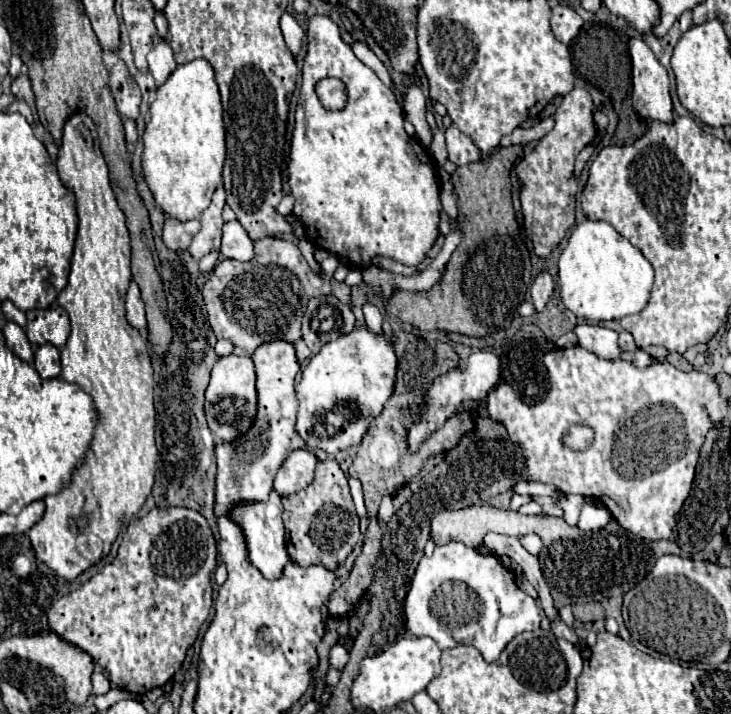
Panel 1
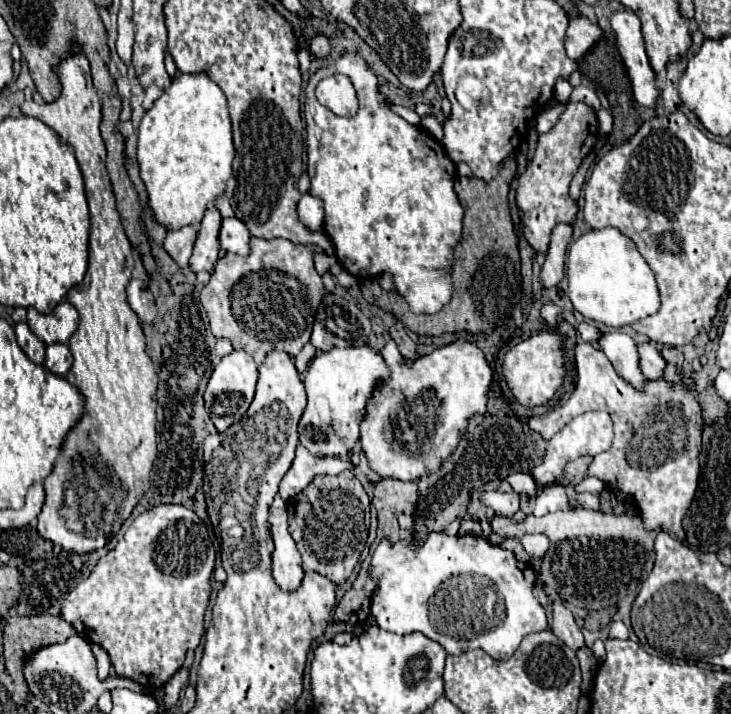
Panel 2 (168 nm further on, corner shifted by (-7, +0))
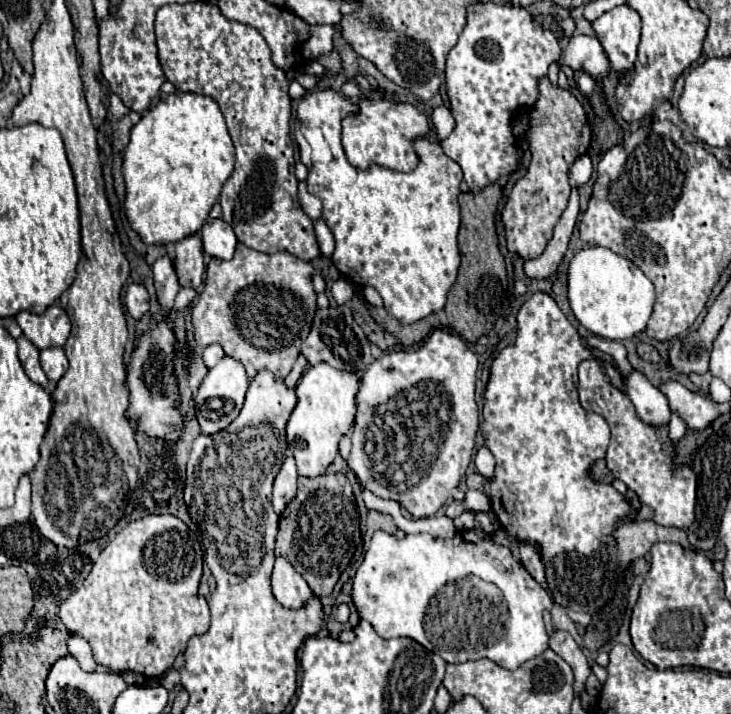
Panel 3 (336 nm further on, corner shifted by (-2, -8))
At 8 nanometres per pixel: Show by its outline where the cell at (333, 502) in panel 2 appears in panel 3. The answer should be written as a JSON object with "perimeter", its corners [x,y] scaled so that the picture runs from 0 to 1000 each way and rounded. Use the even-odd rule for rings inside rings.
{"perimeter":[[[440,664],[432,669],[408,669],[408,692],[383,720],[378,779],[389,779],[421,815],[432,835],[451,835],[465,804],[479,790],[487,765],[495,759],[492,723],[484,689],[471,664]]]}

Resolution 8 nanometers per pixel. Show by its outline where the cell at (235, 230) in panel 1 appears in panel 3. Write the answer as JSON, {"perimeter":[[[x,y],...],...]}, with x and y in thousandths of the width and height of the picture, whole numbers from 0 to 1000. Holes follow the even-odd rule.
{"perimeter":[[[290,308],[287,314],[276,317],[274,328],[276,328],[282,356],[301,361],[301,364],[320,361],[326,336],[323,336],[323,328],[315,314],[309,314],[306,308]]]}

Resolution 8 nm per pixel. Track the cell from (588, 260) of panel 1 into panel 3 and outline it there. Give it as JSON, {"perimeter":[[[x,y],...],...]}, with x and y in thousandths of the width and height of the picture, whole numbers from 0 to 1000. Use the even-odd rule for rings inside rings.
{"perimeter":[[[804,345],[788,353],[777,373],[777,420],[788,448],[813,471],[856,476],[876,468],[895,434],[895,401],[881,381],[859,361],[824,345]]]}

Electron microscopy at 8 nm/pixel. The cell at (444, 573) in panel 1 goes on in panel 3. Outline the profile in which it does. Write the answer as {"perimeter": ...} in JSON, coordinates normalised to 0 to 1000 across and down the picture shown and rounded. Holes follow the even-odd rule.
{"perimeter":[[[523,742],[512,745],[495,793],[484,807],[482,838],[492,866],[503,868],[517,891],[564,894],[610,927],[668,922],[687,936],[706,938],[714,927],[750,908],[750,885],[741,871],[741,857],[755,852],[752,835],[720,801],[720,796],[703,784],[695,768],[673,762],[665,742],[627,745],[616,756],[594,754],[588,748],[555,748],[544,756]]]}

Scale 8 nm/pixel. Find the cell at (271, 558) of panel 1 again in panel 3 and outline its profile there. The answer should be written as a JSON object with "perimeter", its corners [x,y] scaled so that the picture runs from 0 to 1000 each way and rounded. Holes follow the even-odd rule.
{"perimeter":[[[380,779],[375,790],[372,829],[378,840],[391,852],[410,852],[427,835],[427,826],[419,818],[419,812],[386,779]]]}

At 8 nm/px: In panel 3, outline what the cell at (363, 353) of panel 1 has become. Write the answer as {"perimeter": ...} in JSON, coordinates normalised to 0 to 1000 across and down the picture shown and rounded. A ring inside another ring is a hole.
{"perimeter":[[[446,507],[435,513],[424,513],[416,518],[408,541],[405,555],[408,566],[394,588],[391,613],[394,630],[405,641],[408,664],[419,669],[438,667],[460,641],[462,619],[471,608],[482,605],[484,583],[487,583],[487,552],[492,543],[492,532],[487,524],[473,524],[471,518],[457,518]]]}

